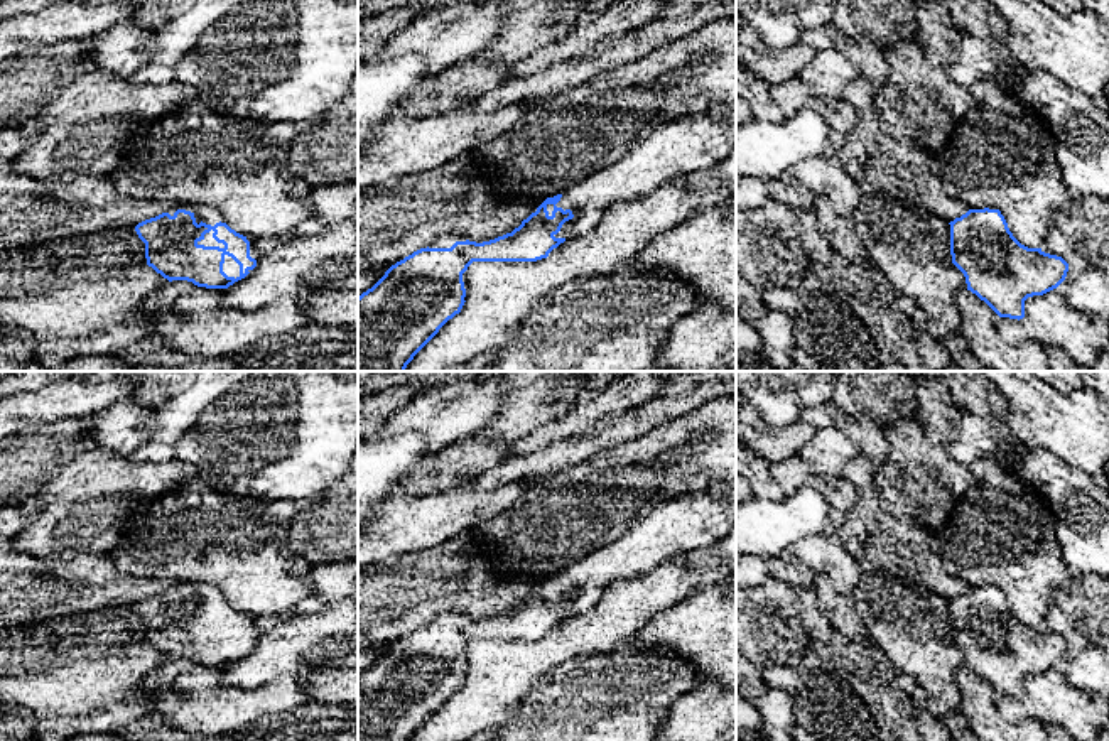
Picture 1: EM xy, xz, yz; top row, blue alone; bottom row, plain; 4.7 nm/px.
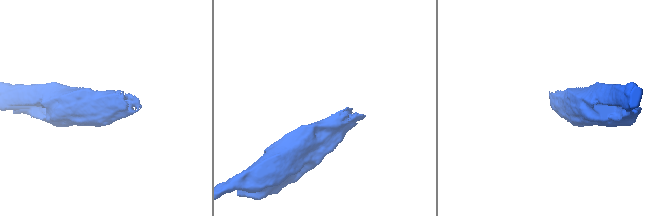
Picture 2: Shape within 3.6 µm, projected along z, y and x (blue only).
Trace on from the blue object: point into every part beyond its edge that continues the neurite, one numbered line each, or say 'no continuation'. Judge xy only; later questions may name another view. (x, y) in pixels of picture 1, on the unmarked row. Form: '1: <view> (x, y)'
1: xy (206, 591)

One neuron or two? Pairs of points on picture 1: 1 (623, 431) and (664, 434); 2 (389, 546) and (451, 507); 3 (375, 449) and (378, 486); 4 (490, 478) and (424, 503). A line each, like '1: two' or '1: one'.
1: two
2: one
3: one
4: two

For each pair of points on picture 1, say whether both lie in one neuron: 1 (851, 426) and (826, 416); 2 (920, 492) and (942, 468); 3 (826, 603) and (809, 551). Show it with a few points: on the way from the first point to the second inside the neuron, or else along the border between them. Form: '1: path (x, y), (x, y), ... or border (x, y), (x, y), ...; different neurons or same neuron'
1: path (844, 422), (833, 417); same neuron
2: path (920, 483), (934, 468); same neuron
3: border (816, 573), (822, 573), (839, 593), (849, 598); different neurons

